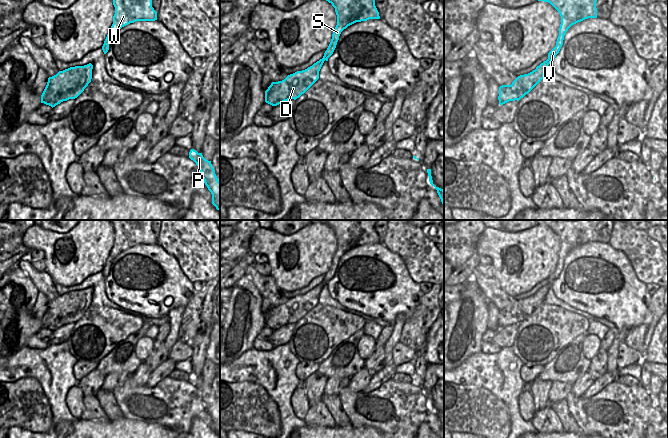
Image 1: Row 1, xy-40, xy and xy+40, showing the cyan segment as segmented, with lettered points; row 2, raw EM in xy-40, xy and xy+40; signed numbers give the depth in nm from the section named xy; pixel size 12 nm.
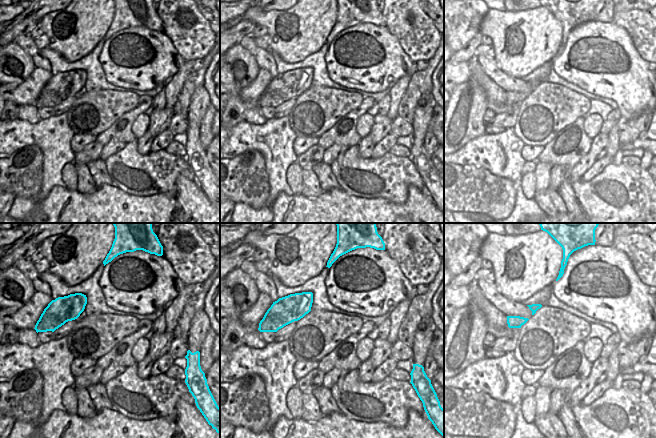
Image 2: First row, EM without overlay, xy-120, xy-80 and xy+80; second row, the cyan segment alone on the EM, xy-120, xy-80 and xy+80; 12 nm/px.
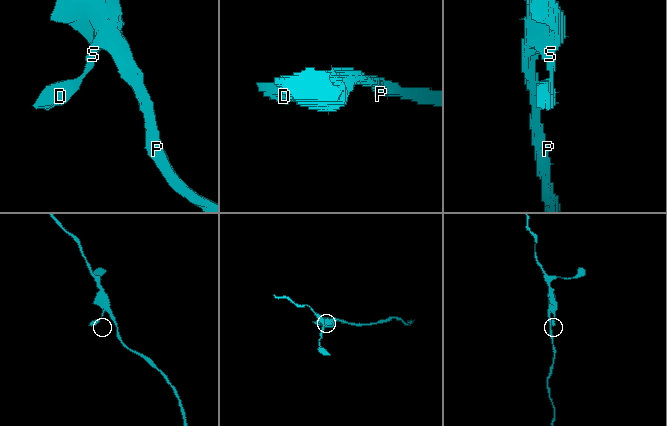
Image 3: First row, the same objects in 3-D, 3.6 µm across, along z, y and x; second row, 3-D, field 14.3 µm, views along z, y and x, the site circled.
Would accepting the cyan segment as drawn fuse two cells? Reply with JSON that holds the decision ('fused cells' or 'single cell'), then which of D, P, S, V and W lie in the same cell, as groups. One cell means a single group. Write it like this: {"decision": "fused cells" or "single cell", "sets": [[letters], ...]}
{"decision": "single cell", "sets": [["D", "P", "S", "V", "W"]]}

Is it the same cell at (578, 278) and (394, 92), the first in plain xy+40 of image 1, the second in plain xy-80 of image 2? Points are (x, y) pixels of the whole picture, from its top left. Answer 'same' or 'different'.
different

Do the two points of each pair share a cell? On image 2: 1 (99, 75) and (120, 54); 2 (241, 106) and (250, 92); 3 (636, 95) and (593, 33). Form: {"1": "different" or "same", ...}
{"1": "different", "2": "different", "3": "same"}

